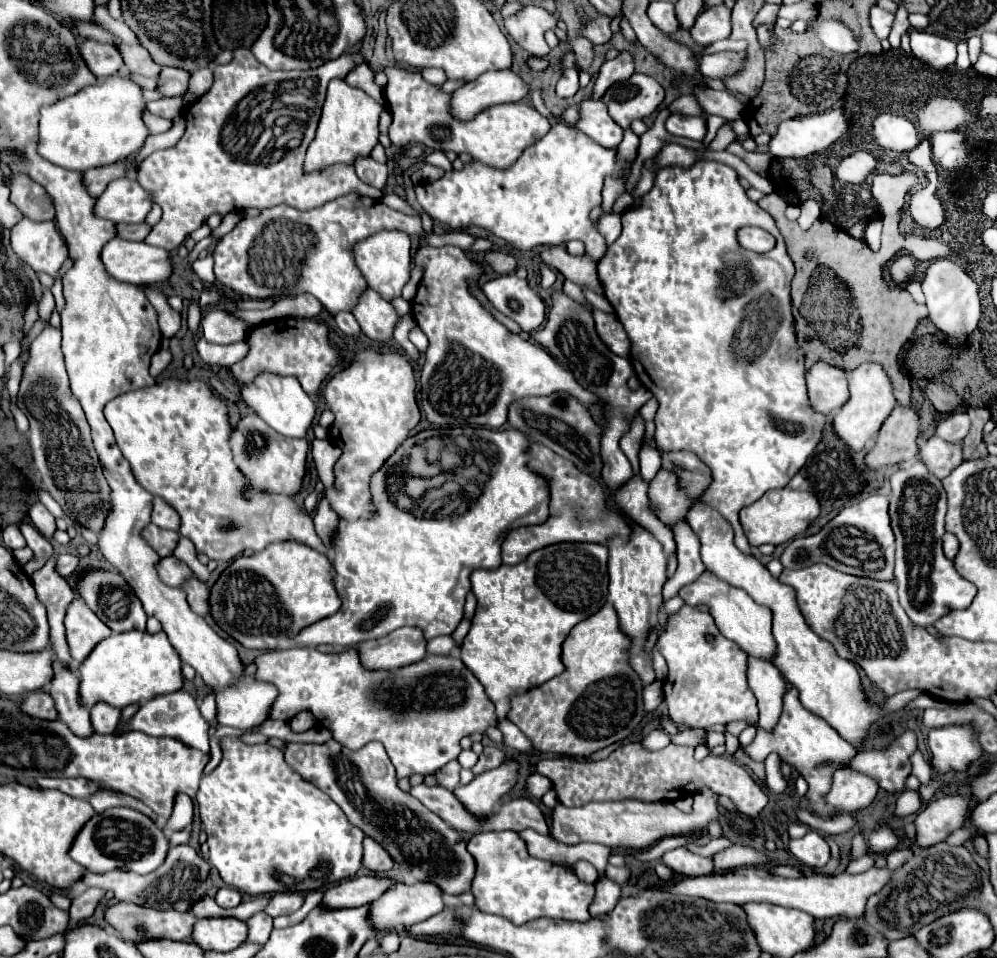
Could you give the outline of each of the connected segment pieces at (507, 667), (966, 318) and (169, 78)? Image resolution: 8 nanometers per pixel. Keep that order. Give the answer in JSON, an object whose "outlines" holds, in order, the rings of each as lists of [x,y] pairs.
{"outlines":[[[[556,543],[532,551],[518,565],[476,569],[470,575],[470,581],[472,593],[478,599],[478,607],[472,619],[472,627],[460,647],[460,659],[484,685],[488,699],[496,707],[496,715],[504,719],[508,713],[508,695],[512,691],[522,691],[560,675],[564,671],[560,661],[562,641],[576,623],[604,607],[608,597],[608,547],[596,543]]],[[[936,259],[922,281],[922,291],[926,295],[926,307],[930,313],[932,325],[946,333],[948,339],[952,339],[956,345],[966,345],[970,335],[978,327],[980,319],[980,299],[978,299],[978,285],[972,281],[972,277],[962,269],[958,263],[950,259]]],[[[164,67],[160,77],[158,77],[158,87],[156,91],[160,91],[164,97],[174,97],[174,95],[182,95],[188,87],[188,73],[182,69],[174,69],[174,67]]]]}

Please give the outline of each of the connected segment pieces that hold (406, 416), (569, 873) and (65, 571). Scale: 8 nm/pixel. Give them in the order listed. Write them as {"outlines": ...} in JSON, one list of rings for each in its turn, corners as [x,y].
{"outlines":[[[[360,349],[350,363],[326,383],[322,393],[326,407],[334,413],[334,427],[342,441],[342,455],[334,465],[336,481],[326,489],[326,497],[340,517],[358,519],[374,511],[368,491],[372,473],[382,467],[382,461],[394,453],[394,447],[398,447],[420,421],[414,371],[402,353]]],[[[514,831],[476,833],[468,841],[468,851],[476,859],[476,877],[472,879],[472,895],[476,909],[506,917],[514,925],[532,921],[534,917],[588,921],[588,905],[594,897],[594,885],[580,881],[572,867],[536,859],[528,853],[526,843]]],[[[58,555],[58,573],[64,575],[64,577],[70,577],[72,573],[78,571],[78,565],[80,565],[80,557],[76,555]]]]}

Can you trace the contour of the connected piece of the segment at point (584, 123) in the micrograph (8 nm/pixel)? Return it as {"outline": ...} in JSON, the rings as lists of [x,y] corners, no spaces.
{"outline":[[[594,99],[582,101],[576,127],[606,148],[616,148],[623,139],[624,129],[612,123],[610,115],[606,113],[606,105],[602,105],[602,101]]]}

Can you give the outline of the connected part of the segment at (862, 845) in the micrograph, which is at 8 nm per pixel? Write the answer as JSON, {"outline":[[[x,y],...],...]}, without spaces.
{"outline":[[[856,833],[852,839],[852,859],[858,859],[866,855],[866,839],[862,833]]]}

